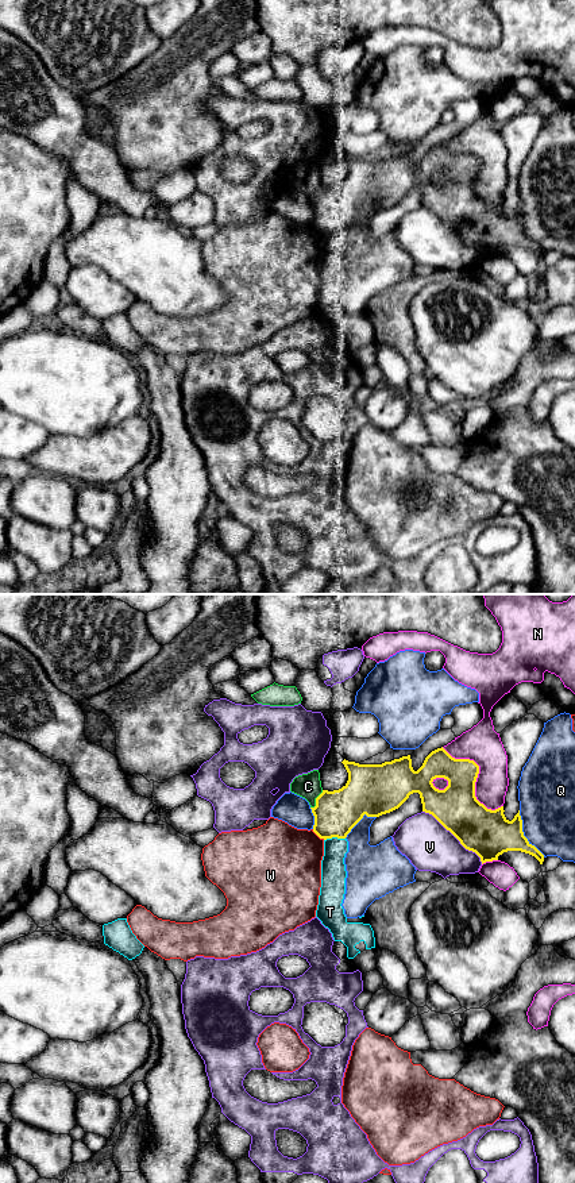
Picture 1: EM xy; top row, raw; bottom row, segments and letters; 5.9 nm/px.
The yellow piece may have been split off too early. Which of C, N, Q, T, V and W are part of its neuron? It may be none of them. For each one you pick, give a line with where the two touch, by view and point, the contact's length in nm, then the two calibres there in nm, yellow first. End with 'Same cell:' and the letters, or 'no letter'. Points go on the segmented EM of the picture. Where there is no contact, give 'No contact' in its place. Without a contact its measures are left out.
Same cell: no letter

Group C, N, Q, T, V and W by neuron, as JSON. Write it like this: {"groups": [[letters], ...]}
{"groups": [["C"], ["N"], ["Q"], ["T"], ["V"], ["W"]]}

